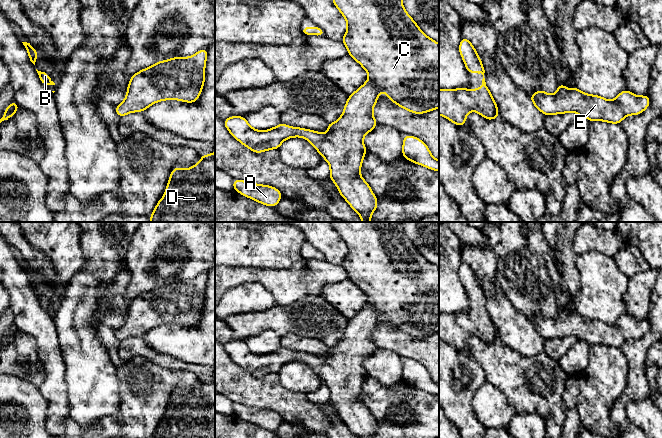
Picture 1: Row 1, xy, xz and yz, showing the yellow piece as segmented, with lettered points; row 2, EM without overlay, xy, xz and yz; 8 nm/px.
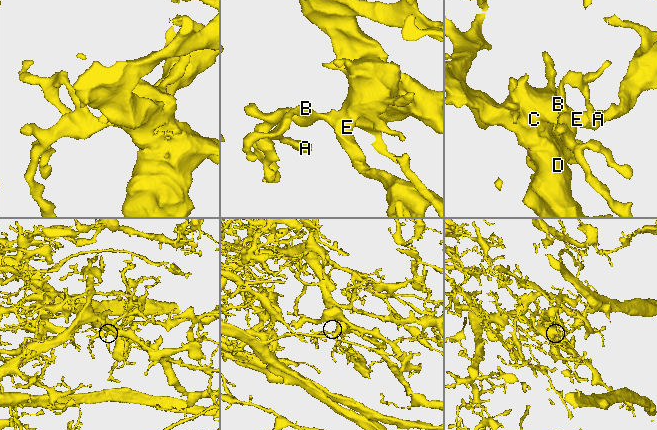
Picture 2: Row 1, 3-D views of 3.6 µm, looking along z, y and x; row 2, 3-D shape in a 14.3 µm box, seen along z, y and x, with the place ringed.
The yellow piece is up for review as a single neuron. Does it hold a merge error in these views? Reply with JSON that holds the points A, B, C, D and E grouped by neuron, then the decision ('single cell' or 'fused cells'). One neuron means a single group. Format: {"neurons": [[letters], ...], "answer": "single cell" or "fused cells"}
{"neurons": [["A", "B", "C", "D", "E"]], "answer": "single cell"}

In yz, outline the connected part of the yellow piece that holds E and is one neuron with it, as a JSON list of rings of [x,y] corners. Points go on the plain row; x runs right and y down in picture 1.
[[[562,307],[558,309],[555,319],[538,314],[530,319],[530,323],[543,339],[573,335],[590,346],[599,344],[613,348],[620,348],[628,339],[641,338],[650,329],[650,322],[646,318],[636,320],[627,313],[609,325],[598,319],[584,317],[577,311],[568,313]]]

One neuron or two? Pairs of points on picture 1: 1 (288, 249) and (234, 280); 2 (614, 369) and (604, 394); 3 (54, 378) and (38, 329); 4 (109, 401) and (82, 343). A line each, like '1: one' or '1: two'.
1: two
2: one
3: one
4: one

